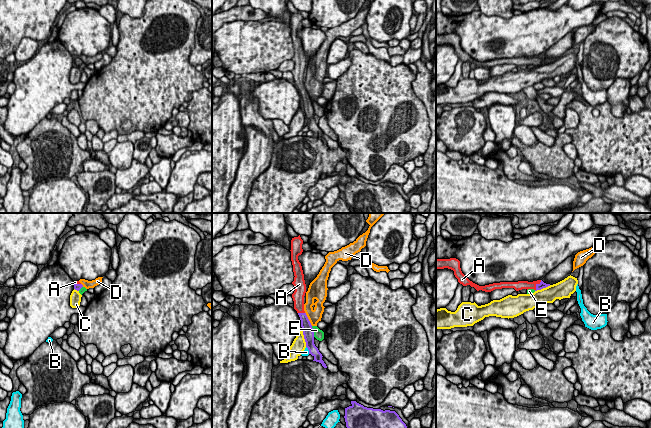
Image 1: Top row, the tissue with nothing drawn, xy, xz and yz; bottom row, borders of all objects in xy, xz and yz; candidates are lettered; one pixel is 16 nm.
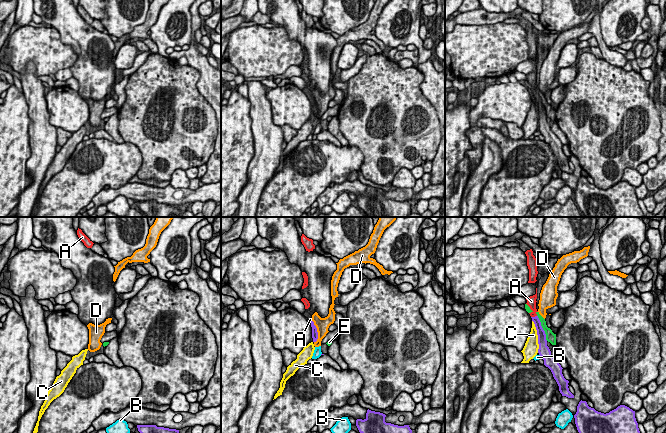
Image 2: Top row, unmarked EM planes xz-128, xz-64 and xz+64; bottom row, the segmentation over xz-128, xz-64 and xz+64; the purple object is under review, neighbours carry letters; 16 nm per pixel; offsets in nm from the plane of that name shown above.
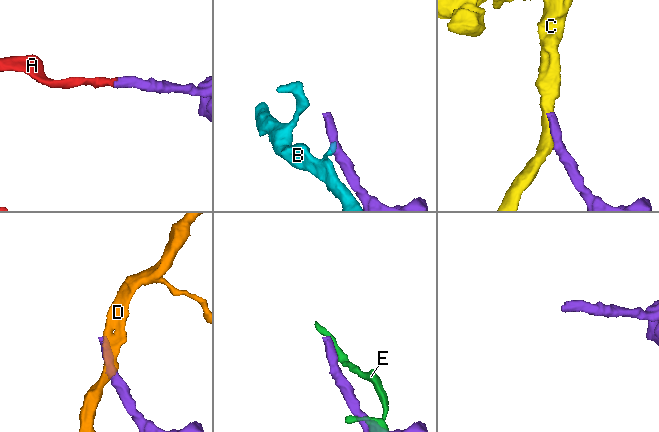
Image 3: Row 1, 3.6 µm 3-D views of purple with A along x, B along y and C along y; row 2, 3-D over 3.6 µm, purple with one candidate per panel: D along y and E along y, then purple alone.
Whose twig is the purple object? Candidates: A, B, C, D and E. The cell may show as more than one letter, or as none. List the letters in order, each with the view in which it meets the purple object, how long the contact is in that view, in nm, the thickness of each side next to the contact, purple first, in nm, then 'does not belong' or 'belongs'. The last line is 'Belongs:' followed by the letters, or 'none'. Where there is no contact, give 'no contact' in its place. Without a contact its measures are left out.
A: yz | 200 nm | 100/130 nm | belongs
B: xz | 140 nm | 160/100 nm | does not belong
C: xz | 280 nm | 170/220 nm | does not belong
D: xz | 260 nm | 170/220 nm | does not belong
E: xz | 180 nm | 170/160 nm | does not belong
Belongs: A

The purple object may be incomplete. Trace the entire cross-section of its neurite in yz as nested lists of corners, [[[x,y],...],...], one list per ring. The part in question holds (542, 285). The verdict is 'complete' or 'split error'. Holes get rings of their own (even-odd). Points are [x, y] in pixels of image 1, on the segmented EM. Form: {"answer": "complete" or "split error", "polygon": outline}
{"answer": "split error", "polygon": [[[456,258],[450,259],[436,259],[436,270],[437,269],[444,269],[448,268],[454,271],[455,277],[458,279],[458,282],[463,286],[470,285],[474,287],[477,291],[482,290],[485,292],[491,292],[495,289],[502,289],[502,288],[514,288],[516,291],[522,289],[534,289],[535,291],[541,290],[550,286],[550,284],[544,283],[542,280],[537,280],[533,282],[528,281],[518,281],[518,282],[500,282],[500,283],[493,283],[485,286],[479,286],[472,281],[470,281],[461,271],[460,268],[460,261]]]}

